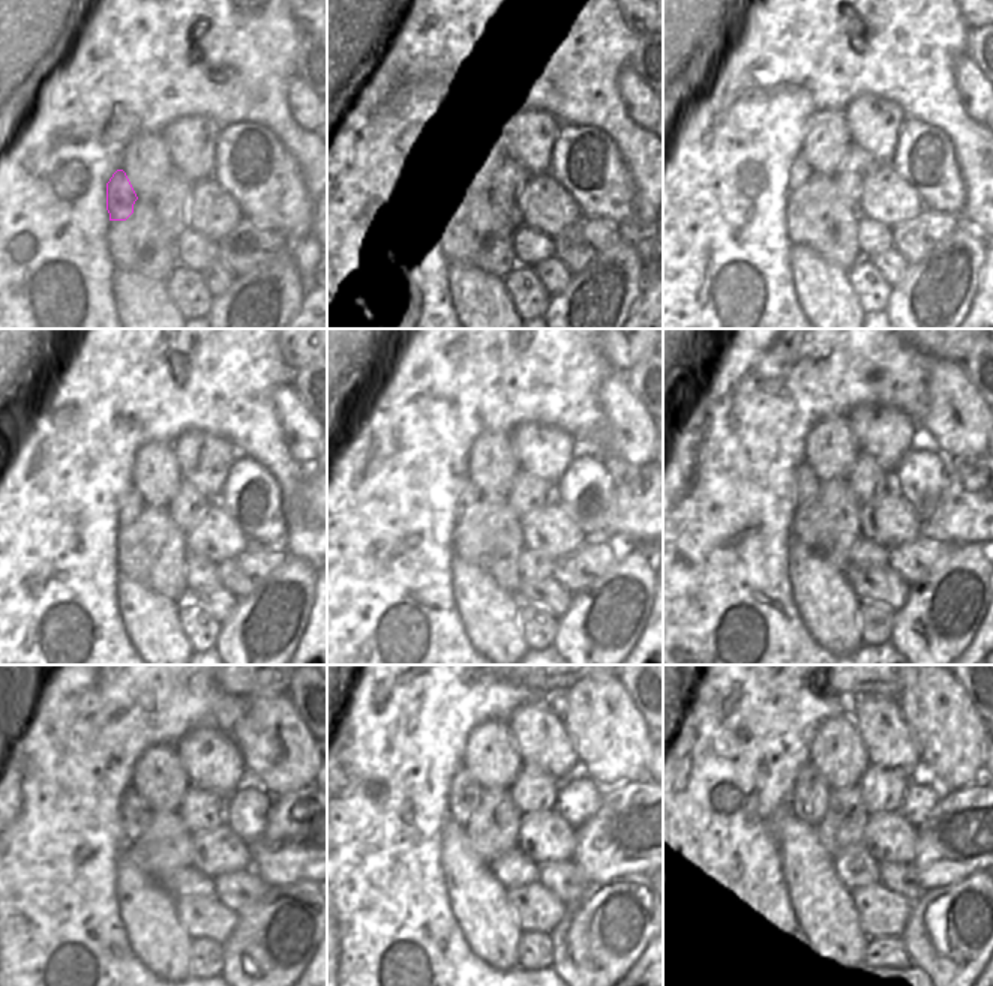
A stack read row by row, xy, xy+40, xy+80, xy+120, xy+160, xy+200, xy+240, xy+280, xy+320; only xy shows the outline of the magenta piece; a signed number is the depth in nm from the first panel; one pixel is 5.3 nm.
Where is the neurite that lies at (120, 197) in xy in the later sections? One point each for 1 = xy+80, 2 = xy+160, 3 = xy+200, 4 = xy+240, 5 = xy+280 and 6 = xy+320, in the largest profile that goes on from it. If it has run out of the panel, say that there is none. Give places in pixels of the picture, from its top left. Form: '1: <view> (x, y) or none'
1: xy+80 (800, 173)
2: xy+160 (470, 492)
3: xy+200 (807, 483)
4: xy+240 (135, 812)
5: xy+280 (465, 794)
6: xy+320 (810, 791)

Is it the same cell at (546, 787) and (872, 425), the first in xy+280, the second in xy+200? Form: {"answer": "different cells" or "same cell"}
{"answer": "different cells"}

